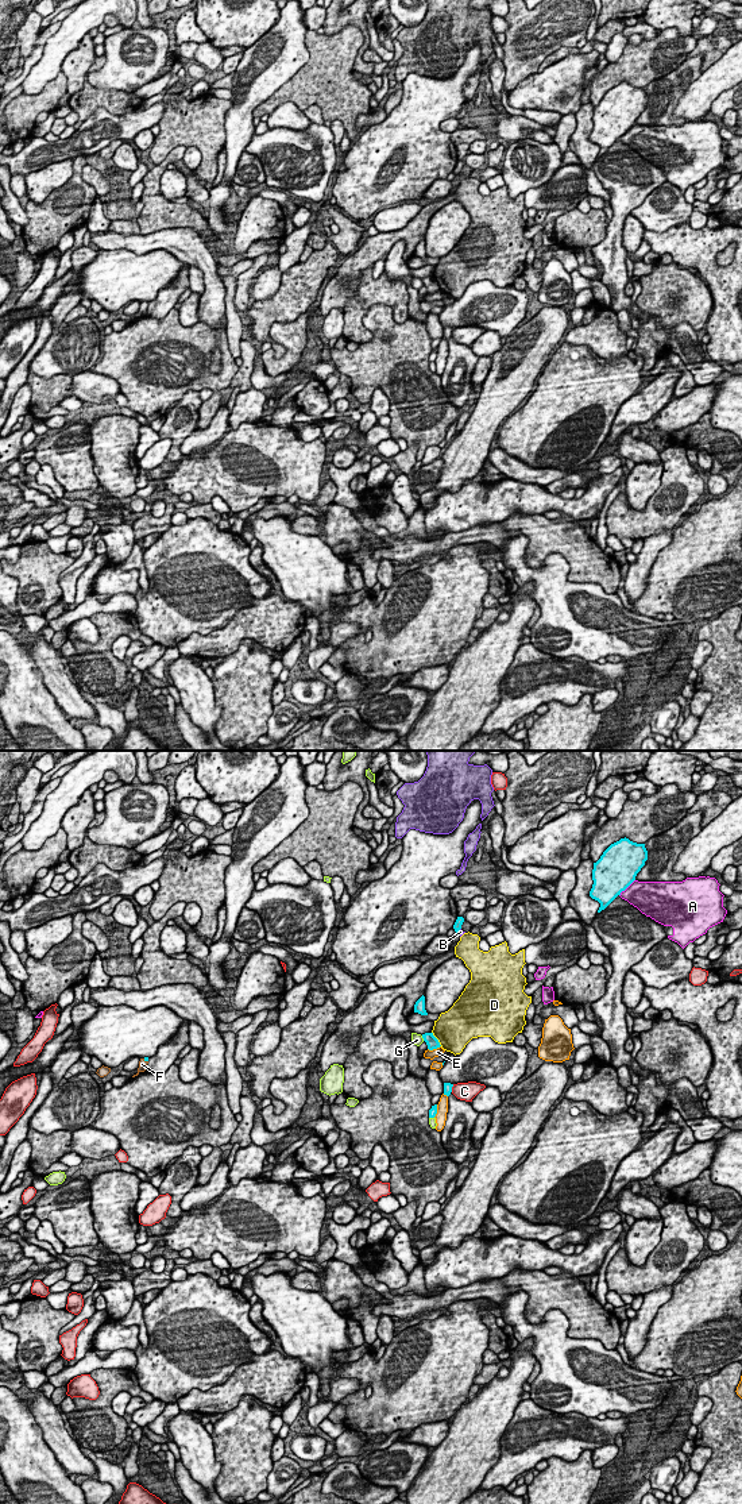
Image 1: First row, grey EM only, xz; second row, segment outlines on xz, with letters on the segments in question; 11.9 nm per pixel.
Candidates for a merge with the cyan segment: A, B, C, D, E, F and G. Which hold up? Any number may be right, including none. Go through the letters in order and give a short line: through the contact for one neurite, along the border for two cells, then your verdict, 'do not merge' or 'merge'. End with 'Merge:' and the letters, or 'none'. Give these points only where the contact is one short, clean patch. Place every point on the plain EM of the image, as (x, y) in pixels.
A: do not merge
B: do not merge
C: do not merge
D: do not merge
E: do not merge
F: line xz (146, 303), (146, 304), (142, 308); merge
G: do not merge
Merge: F

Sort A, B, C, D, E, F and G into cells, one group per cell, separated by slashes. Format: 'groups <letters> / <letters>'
groups A / B D / C / E / F / G

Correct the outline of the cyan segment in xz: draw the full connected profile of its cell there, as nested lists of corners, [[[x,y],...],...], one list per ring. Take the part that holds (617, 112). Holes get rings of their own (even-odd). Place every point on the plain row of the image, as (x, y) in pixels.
[[[621,82],[611,88],[594,107],[592,132],[590,140],[600,147],[598,157],[604,154],[634,124],[648,104],[645,88]]]

